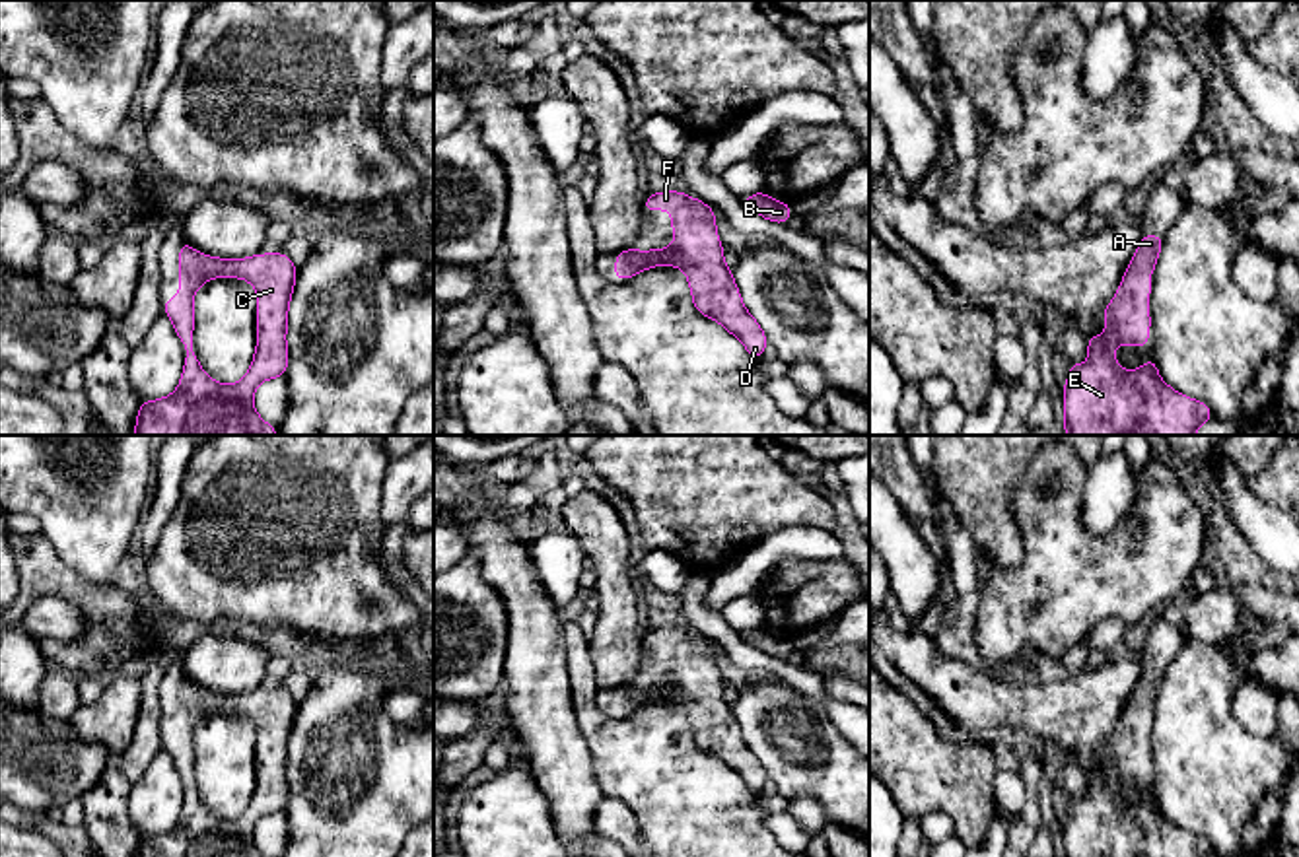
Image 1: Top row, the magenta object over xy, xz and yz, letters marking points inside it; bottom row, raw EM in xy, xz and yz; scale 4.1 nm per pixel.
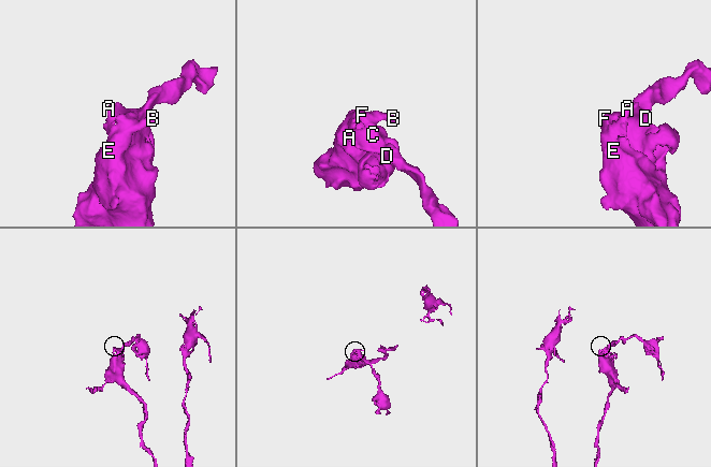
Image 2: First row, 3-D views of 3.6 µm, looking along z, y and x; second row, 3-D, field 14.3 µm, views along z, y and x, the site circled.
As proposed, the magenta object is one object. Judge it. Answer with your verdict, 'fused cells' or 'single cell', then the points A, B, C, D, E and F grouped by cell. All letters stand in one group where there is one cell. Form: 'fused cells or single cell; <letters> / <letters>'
single cell; A B C D E F

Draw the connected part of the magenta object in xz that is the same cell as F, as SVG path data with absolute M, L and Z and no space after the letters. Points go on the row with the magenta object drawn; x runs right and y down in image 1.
M679 190L651 192L642 212L669 210L675 245L667 249L636 251L614 257L613 280L630 280L651 266L679 266L685 270L694 309L718 321L747 348L751 361L760 360L768 338L758 321L743 305L731 268L723 262L723 245L716 231L712 206Z

